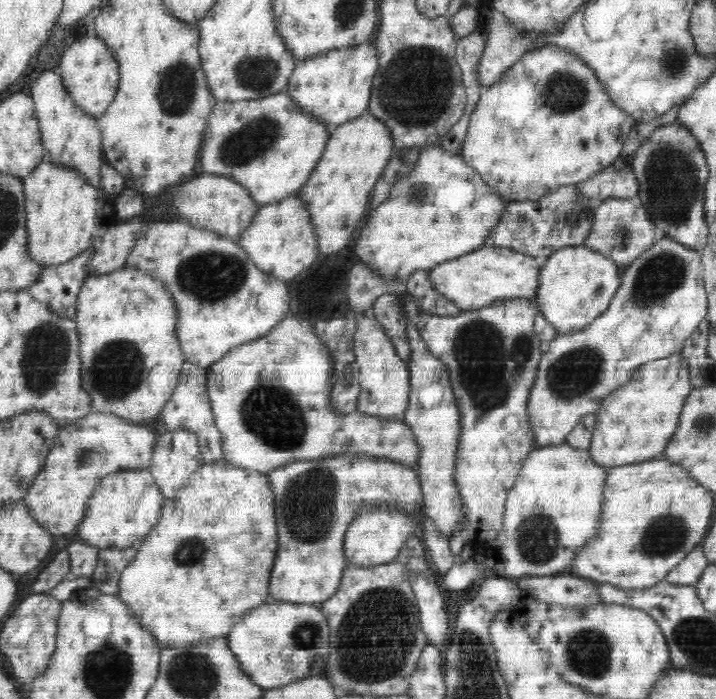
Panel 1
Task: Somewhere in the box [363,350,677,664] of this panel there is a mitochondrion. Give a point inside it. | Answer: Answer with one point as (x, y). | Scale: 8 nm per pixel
(538, 536)

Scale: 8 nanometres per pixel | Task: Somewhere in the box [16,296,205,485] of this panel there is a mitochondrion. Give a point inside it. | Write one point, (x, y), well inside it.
(46, 349)

